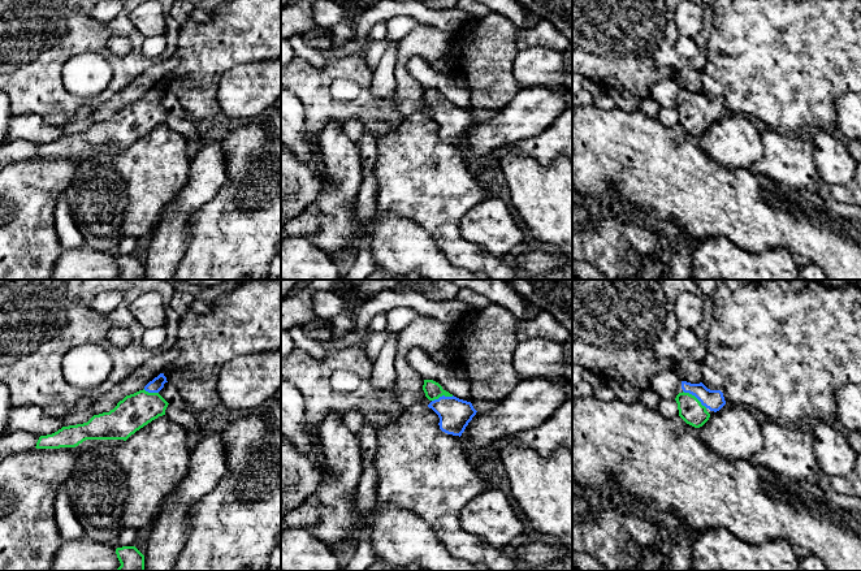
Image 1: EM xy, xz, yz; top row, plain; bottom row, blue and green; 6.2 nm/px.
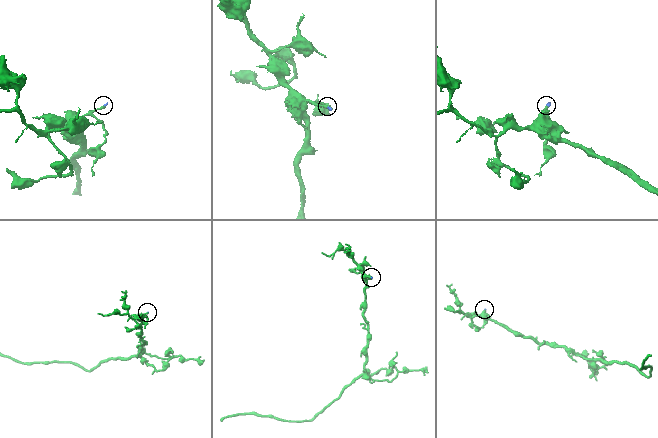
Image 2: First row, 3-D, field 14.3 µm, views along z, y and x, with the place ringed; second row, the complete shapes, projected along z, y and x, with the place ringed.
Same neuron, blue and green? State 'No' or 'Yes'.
Yes

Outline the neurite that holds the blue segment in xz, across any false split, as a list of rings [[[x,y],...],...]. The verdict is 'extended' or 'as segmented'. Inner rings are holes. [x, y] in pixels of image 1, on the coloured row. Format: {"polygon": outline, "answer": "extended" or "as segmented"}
{"polygon": [[[424,380],[423,390],[430,401],[428,407],[440,418],[440,429],[460,437],[477,412],[472,403],[454,397],[433,380]]], "answer": "extended"}

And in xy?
{"polygon": [[[160,373],[152,381],[150,381],[143,390],[126,395],[117,406],[109,412],[94,415],[87,423],[62,427],[57,432],[47,436],[40,436],[36,442],[36,449],[60,449],[60,447],[75,447],[86,440],[124,440],[126,441],[137,431],[165,415],[168,402],[159,394],[168,382],[164,373]]], "answer": "extended"}

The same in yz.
{"polygon": [[[682,381],[682,389],[675,398],[679,416],[695,428],[702,427],[709,420],[708,408],[717,412],[726,405],[721,390],[710,390],[702,382]]], "answer": "extended"}

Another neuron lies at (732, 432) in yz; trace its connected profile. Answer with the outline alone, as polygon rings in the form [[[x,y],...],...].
[[[727,403],[700,427],[700,436],[727,459],[750,460],[763,445],[761,424],[749,408]]]

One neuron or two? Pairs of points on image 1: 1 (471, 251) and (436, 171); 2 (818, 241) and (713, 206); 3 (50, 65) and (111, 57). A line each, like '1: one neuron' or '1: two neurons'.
1: one neuron
2: one neuron
3: one neuron

